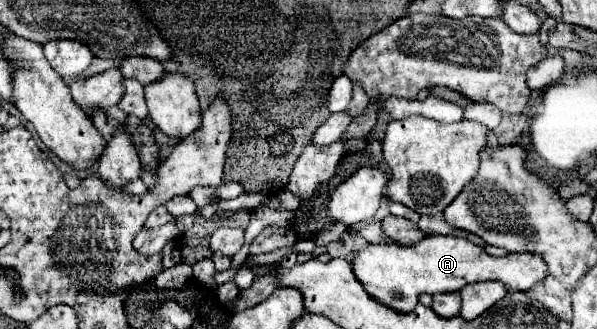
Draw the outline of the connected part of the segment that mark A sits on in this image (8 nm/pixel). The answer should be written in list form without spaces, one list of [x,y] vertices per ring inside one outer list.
[[[428,236],[422,242],[414,246],[398,246],[398,244],[372,244],[368,248],[362,248],[360,252],[354,252],[354,274],[356,278],[366,286],[368,294],[374,294],[380,302],[386,302],[386,306],[394,306],[394,310],[410,312],[418,304],[418,296],[422,292],[456,292],[462,290],[466,284],[474,282],[488,282],[488,280],[500,280],[506,288],[510,290],[530,290],[534,284],[542,282],[542,278],[548,272],[548,266],[542,256],[532,254],[532,252],[522,252],[522,254],[508,254],[502,258],[488,256],[480,246],[468,242],[466,238],[456,238],[456,236]]]

